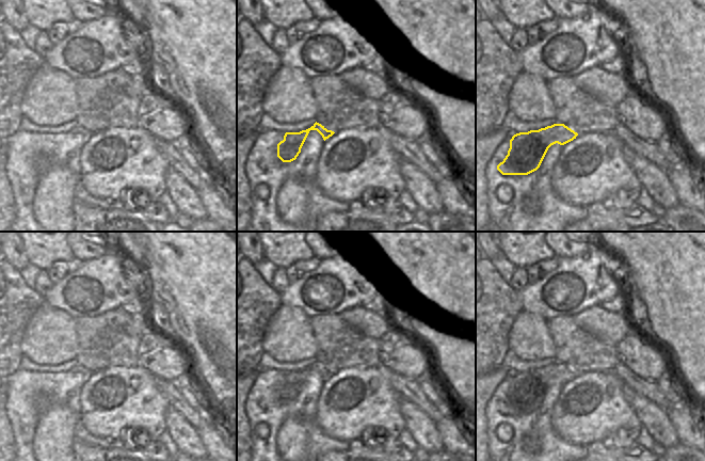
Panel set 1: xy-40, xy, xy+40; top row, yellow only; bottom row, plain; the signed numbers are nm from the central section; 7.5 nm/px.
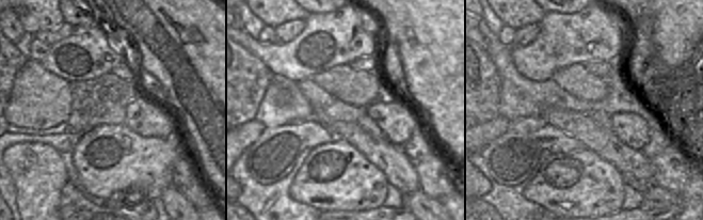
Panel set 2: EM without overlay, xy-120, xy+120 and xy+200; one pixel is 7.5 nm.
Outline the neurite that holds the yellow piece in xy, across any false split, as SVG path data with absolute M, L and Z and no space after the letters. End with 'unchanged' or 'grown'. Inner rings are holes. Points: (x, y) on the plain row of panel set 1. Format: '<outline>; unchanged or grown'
M317 361L306 369L300 371L286 371L284 379L277 383L277 396L283 401L291 401L295 399L301 392L301 387L310 369L317 369L324 380L335 372Z; unchanged

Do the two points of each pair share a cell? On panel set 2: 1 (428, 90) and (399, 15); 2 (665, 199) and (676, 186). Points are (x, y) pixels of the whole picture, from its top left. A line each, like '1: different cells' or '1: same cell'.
1: same cell
2: different cells

